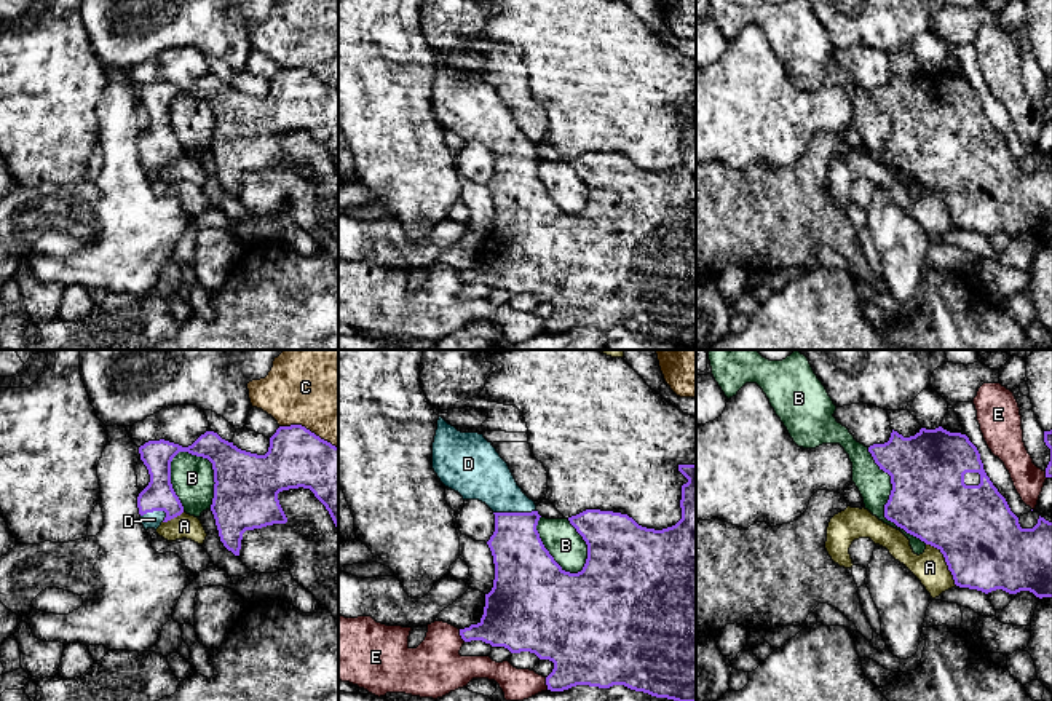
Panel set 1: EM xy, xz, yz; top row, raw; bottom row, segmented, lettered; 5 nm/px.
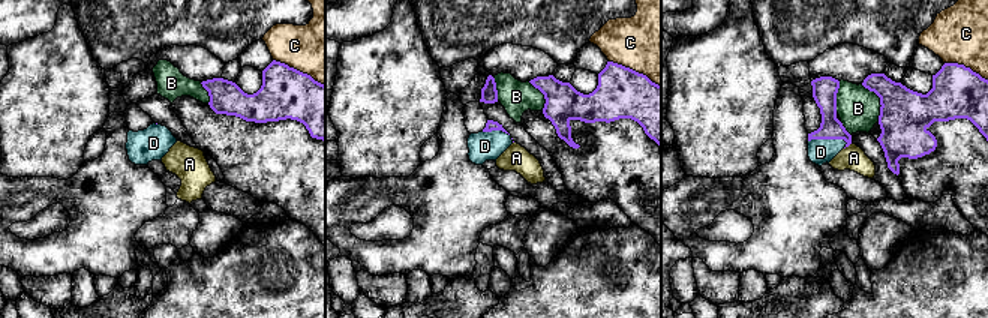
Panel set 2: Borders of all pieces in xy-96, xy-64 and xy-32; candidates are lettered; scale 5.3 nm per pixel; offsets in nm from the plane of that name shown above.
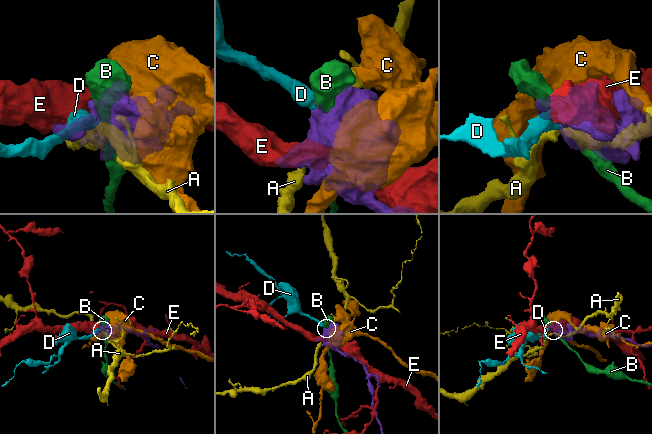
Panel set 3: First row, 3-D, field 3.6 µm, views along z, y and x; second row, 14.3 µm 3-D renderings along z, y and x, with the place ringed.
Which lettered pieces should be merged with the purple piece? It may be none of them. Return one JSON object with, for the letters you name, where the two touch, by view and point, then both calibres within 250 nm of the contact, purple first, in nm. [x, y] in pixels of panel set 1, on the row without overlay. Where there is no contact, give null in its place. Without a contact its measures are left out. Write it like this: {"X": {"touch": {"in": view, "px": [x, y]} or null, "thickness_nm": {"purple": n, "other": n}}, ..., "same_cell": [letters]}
{"D": {"touch": {"in": "xz", "px": [514, 155]}, "thickness_nm": {"purple": 280, "other": 260}}, "same_cell": ["D"]}

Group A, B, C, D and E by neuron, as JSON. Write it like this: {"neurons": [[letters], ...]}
{"neurons": [["A"], ["B"], ["C"], ["D"], ["E"]]}

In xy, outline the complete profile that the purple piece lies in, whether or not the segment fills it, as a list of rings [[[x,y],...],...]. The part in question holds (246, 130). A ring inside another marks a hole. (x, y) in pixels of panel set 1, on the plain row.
[[[302,67],[279,69],[270,80],[265,97],[238,91],[214,73],[206,73],[192,88],[160,81],[139,89],[140,102],[148,112],[150,125],[137,139],[140,166],[144,171],[158,171],[184,155],[184,149],[171,126],[171,104],[179,94],[208,101],[214,112],[214,141],[211,153],[216,161],[220,184],[235,198],[239,198],[243,176],[273,166],[286,166],[287,160],[279,147],[278,136],[289,131],[310,131],[326,149],[338,171],[338,89],[321,81]]]

